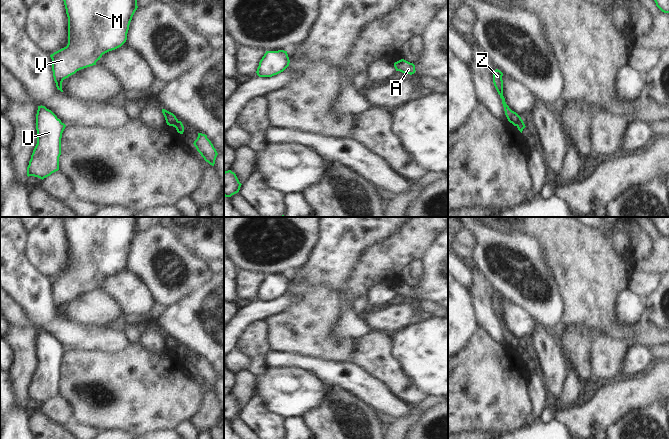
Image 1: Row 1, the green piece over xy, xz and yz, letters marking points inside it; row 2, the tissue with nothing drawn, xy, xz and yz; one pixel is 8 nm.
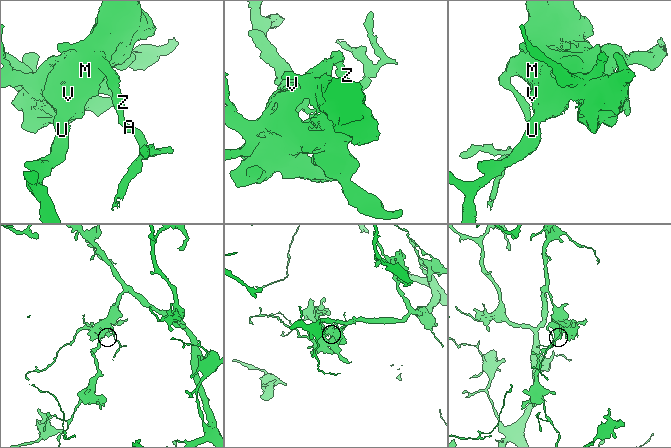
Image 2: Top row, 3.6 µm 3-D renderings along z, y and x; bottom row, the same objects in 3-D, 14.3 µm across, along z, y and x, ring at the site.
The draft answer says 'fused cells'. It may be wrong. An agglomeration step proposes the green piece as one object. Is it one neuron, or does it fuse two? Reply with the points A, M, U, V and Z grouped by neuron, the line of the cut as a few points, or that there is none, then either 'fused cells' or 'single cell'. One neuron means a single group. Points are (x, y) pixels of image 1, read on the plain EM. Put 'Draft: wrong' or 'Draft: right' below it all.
groups A / M U V Z; cut xy (179, 345), (173, 350); fused cells
Draft: right

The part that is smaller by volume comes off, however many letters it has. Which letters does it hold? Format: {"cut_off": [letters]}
{"cut_off": ["A"]}

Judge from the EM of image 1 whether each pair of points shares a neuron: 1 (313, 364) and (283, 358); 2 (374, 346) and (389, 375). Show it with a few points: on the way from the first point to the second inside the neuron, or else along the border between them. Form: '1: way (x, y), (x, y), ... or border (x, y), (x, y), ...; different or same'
1: way (306, 363), (290, 359); same
2: way (374, 353), (374, 357), (385, 368); same

